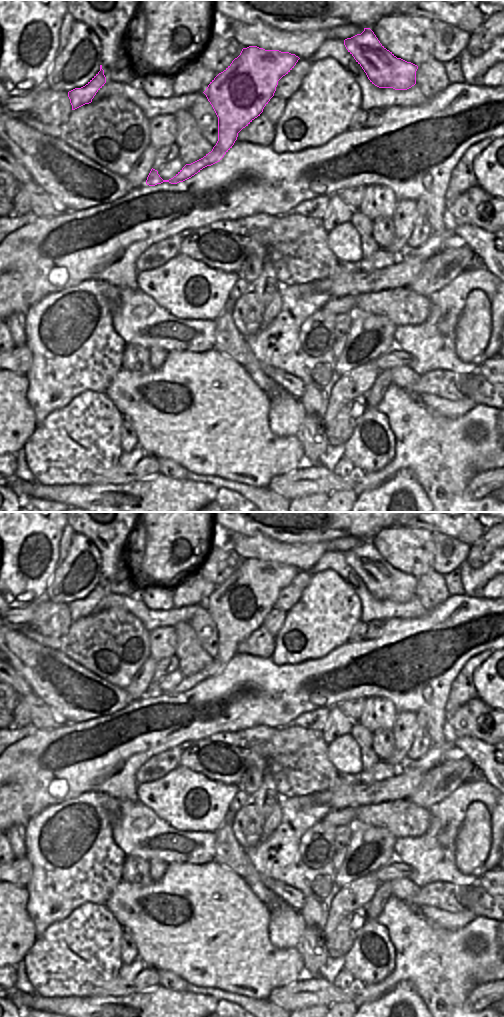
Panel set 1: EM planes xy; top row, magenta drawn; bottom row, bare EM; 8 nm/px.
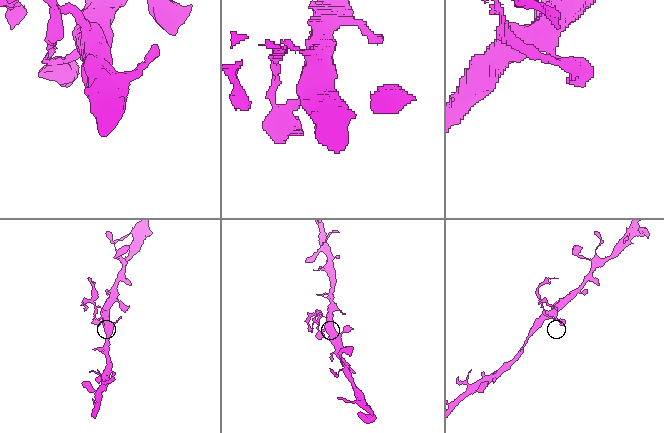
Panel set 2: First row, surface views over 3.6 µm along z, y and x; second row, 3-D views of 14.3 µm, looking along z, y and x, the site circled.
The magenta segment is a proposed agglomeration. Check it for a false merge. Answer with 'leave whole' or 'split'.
split

